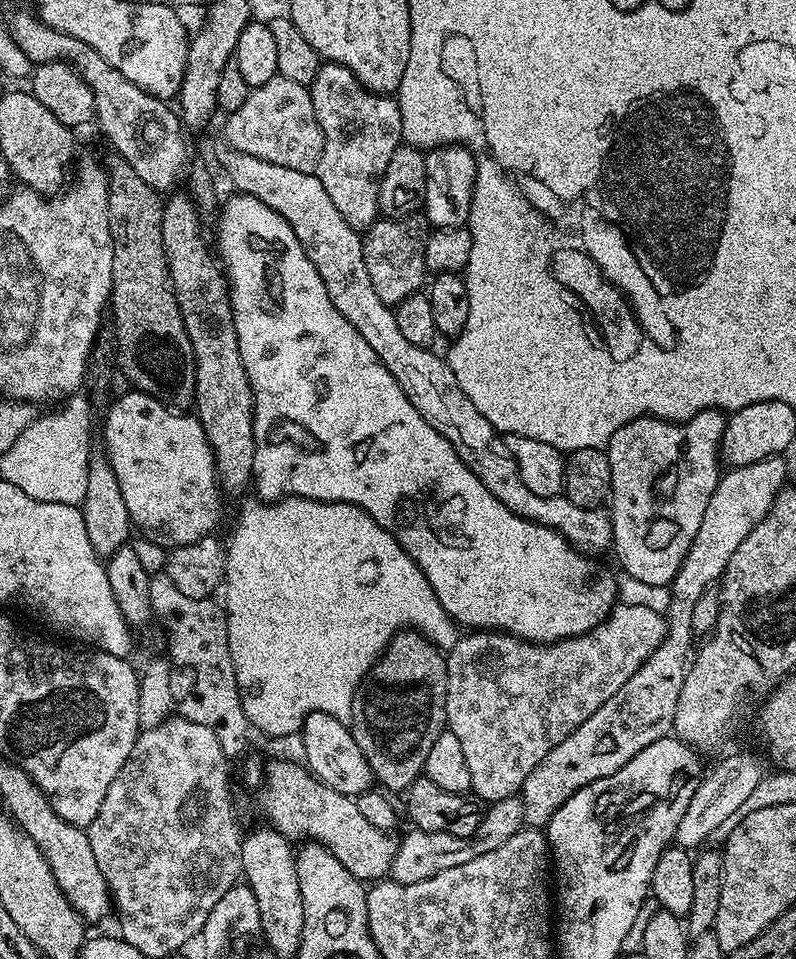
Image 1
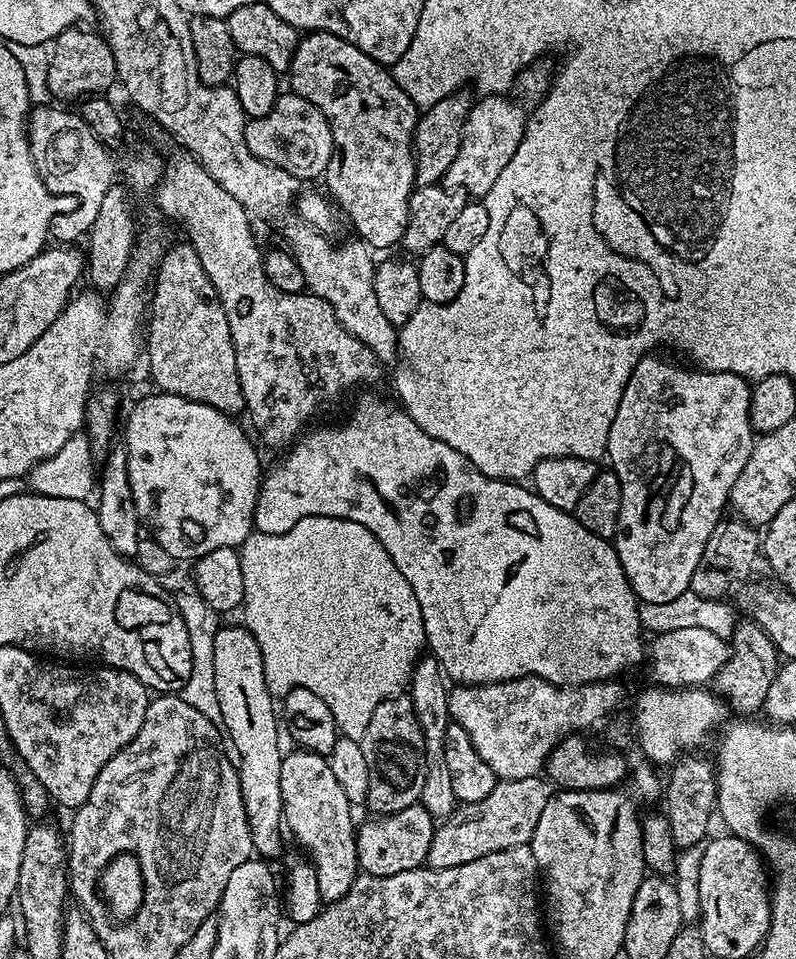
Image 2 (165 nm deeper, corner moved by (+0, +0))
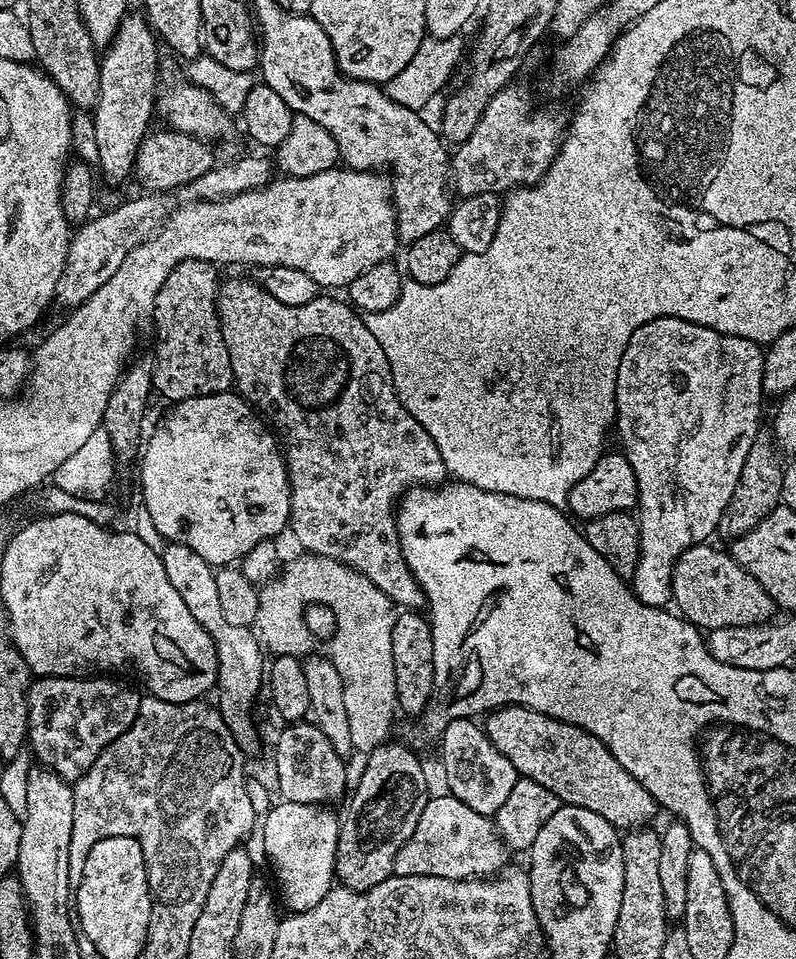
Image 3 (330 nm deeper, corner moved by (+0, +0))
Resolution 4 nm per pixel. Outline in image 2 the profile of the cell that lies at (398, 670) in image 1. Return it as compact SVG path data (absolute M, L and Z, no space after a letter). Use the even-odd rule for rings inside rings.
M401 694L382 702L378 710L370 714L370 726L366 726L366 734L359 742L362 754L366 754L366 766L370 766L367 807L372 807L380 816L389 816L417 803L422 794L422 782L426 782L426 750L412 699Z

